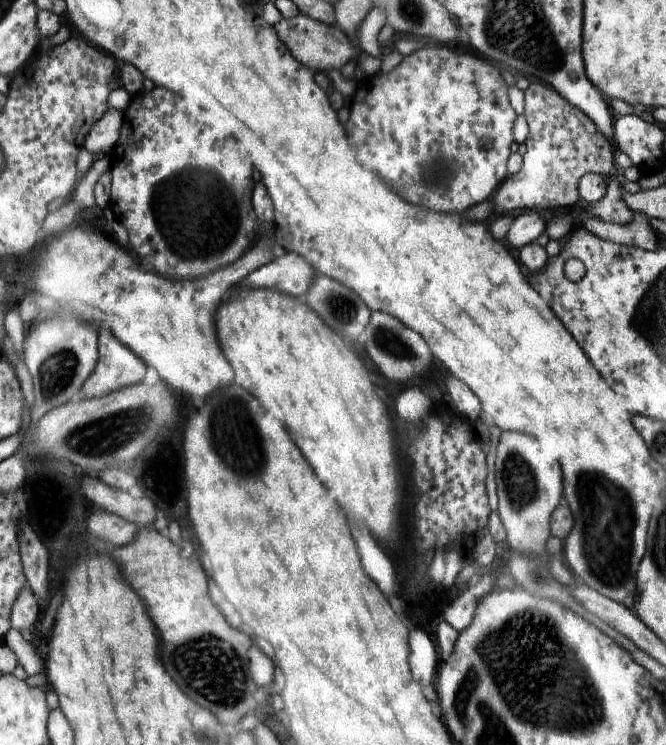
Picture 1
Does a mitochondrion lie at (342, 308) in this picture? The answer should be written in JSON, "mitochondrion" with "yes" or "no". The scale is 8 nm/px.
{"mitochondrion":"yes"}

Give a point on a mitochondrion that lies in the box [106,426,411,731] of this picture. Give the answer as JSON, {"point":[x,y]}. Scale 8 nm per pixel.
{"point":[212,668]}

